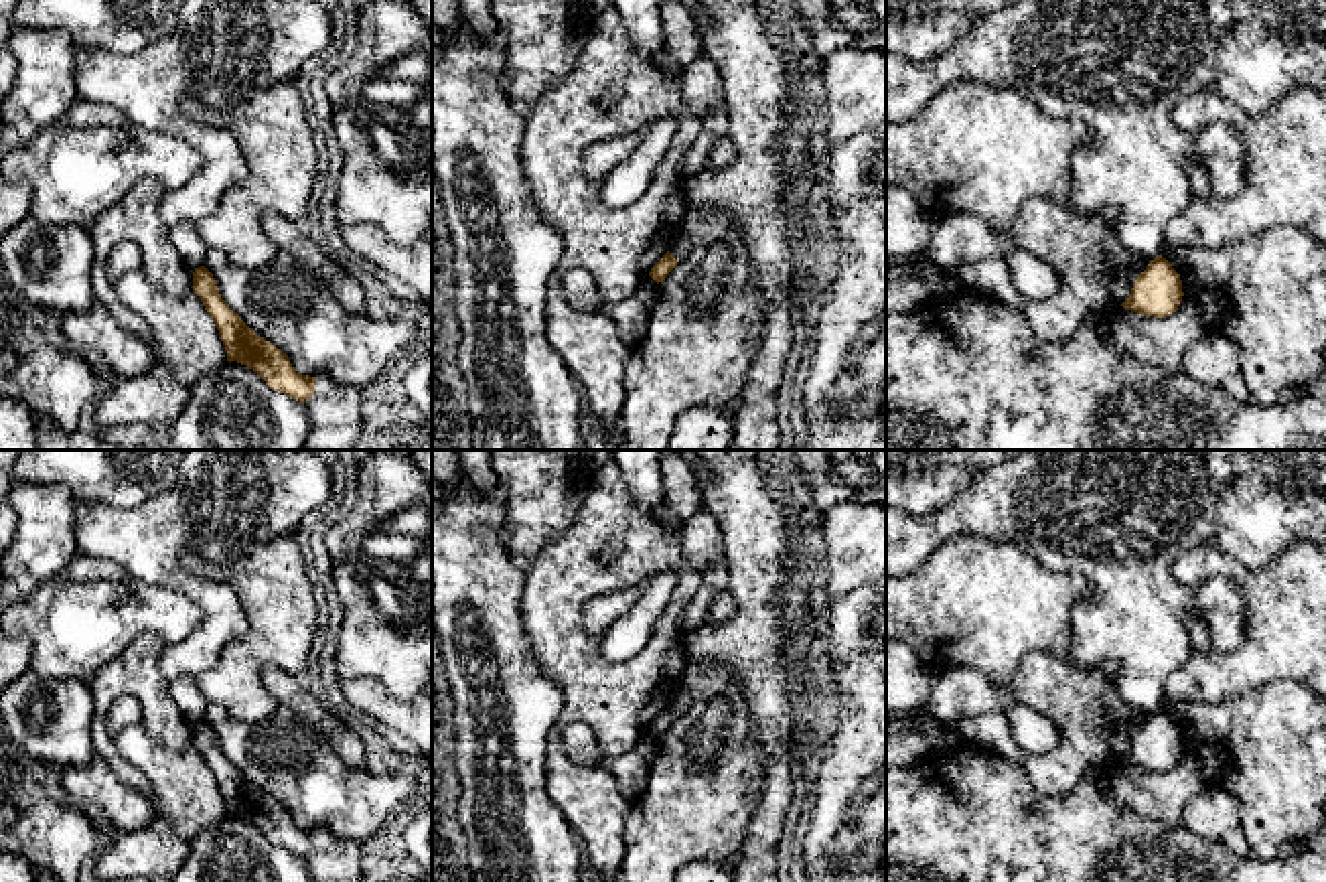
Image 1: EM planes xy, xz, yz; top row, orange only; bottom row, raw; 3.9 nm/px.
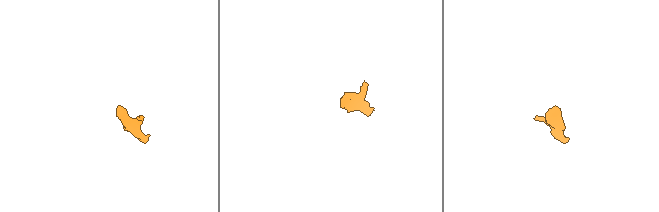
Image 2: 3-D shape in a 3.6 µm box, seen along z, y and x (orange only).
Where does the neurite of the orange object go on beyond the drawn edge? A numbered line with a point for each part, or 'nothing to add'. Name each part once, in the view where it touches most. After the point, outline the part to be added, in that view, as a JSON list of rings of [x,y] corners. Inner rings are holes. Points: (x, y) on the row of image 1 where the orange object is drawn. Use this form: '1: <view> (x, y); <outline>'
1: xy (335, 410); [[[316,379],[314,395],[304,403],[310,420],[304,450],[355,450],[361,434],[361,391]]]

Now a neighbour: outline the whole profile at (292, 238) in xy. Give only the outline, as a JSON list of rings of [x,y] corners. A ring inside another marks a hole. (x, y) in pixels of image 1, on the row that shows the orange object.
[[[270,211],[262,229],[276,251],[292,255],[298,264],[316,274],[333,298],[351,314],[365,312],[365,290],[345,270],[341,270],[312,239],[306,221],[292,221]]]

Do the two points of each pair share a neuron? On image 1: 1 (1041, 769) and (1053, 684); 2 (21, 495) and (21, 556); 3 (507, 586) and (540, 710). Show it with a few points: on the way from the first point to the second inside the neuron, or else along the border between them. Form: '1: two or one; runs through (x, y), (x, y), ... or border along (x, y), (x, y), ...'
1: one; runs through (1063, 753), (1071, 745), (1071, 706)
2: one; runs through (27, 509), (27, 542)
3: one; runs through (505, 617), (505, 676), (509, 680)

